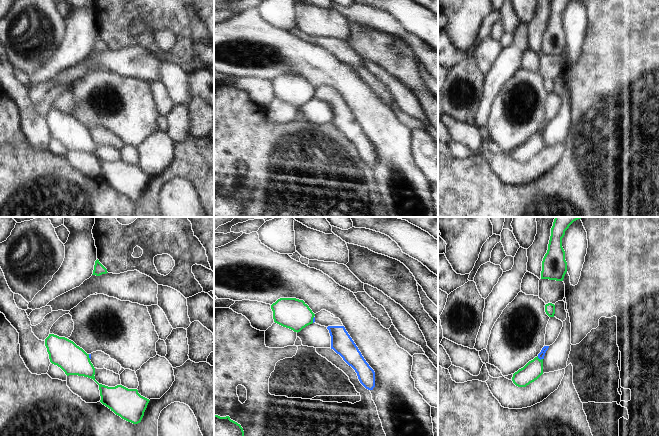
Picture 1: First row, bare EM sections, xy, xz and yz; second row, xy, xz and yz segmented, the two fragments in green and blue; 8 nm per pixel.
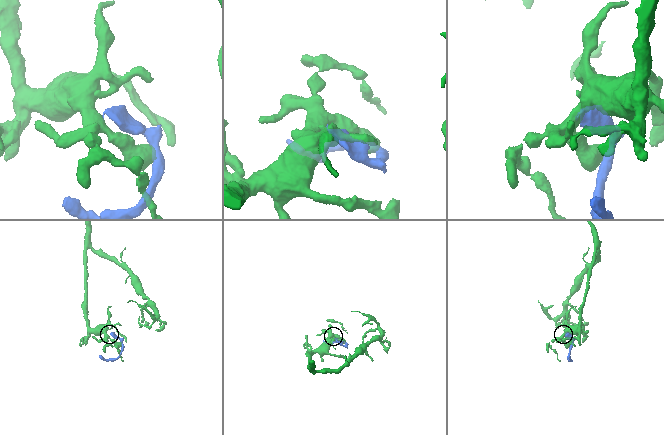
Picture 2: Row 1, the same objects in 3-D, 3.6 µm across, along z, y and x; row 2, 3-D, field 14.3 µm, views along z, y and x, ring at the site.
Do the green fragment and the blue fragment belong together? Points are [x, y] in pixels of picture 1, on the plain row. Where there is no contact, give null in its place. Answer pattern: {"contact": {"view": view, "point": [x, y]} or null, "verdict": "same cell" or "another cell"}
{"contact": {"view": "yz", "point": [539, 135]}, "verdict": "another cell"}

